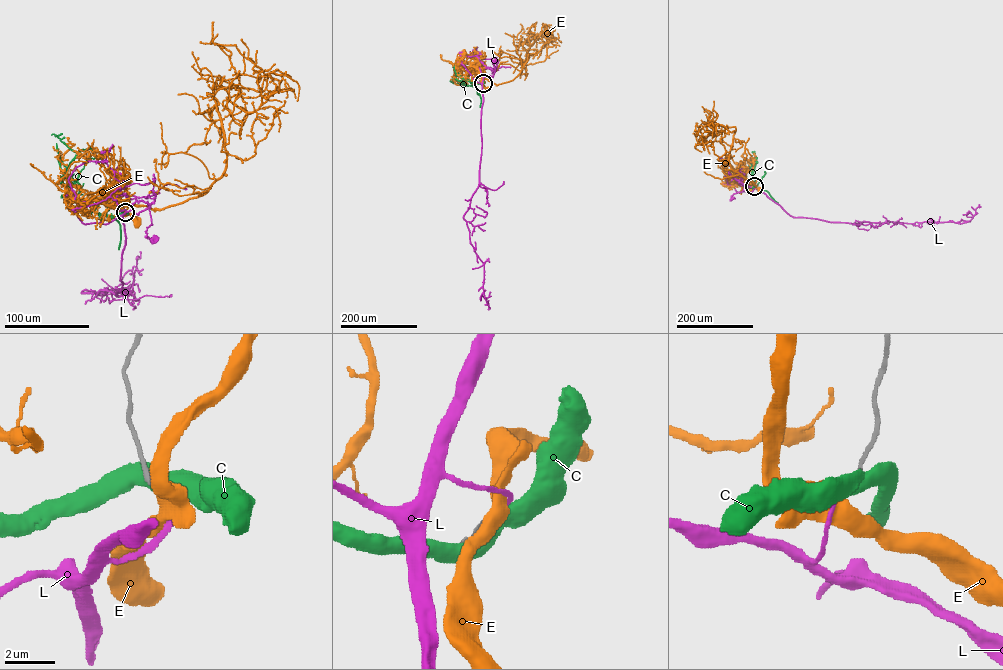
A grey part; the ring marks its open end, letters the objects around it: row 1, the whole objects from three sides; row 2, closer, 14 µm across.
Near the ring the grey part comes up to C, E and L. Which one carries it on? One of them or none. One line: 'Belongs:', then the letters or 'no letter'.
Belongs: L

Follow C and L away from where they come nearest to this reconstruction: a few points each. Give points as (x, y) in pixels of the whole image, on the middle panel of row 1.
C: (483, 83), (462, 78), (461, 81), (456, 78), (460, 84), (450, 81)
L: (483, 83), (484, 77), (493, 75), (492, 60), (493, 63), (496, 61)

